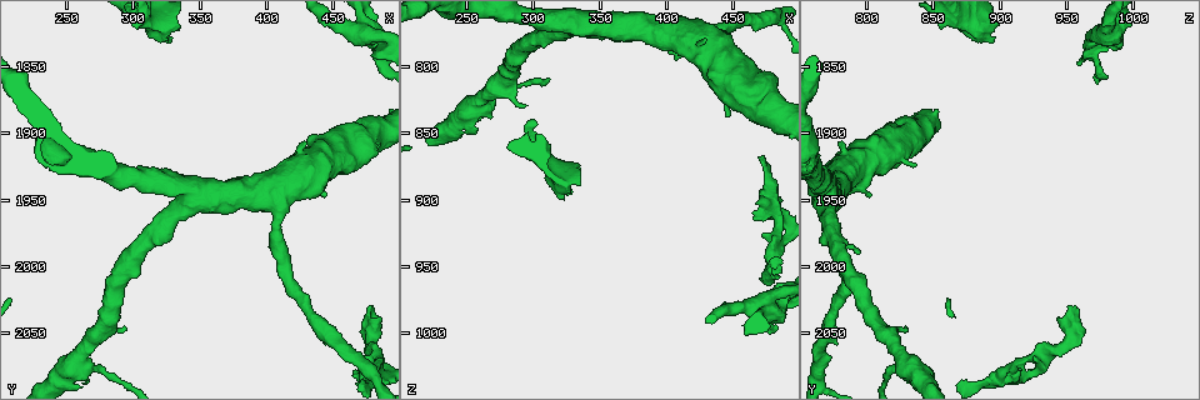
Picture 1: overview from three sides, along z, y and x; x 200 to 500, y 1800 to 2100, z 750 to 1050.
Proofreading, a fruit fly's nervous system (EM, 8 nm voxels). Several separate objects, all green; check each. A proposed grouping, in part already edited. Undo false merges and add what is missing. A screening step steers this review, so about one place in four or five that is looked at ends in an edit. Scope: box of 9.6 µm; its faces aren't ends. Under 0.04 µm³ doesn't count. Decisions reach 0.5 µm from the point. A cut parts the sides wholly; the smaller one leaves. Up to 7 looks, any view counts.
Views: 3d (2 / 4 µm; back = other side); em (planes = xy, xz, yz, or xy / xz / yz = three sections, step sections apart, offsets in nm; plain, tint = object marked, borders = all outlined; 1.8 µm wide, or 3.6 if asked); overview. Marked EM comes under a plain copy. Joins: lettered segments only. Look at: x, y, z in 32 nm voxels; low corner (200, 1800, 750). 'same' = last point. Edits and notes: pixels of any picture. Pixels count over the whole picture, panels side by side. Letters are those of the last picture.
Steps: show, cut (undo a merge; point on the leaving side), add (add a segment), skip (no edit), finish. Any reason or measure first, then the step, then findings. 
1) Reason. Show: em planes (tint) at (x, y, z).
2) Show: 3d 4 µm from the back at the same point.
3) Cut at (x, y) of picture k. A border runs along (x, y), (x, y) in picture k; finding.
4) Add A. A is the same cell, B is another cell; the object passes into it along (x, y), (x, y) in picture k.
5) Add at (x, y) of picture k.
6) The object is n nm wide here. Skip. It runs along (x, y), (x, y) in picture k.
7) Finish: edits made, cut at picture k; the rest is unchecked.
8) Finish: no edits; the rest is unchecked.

An open end. Show: em planes (tint) at (328, 1828, 896).

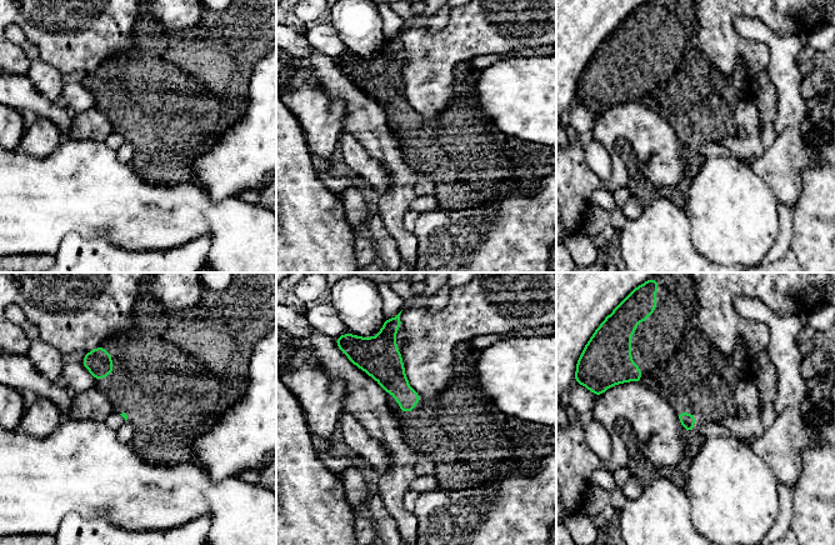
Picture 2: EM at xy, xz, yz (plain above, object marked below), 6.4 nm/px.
What lies round it. Show: em planes (borders) at the same point.

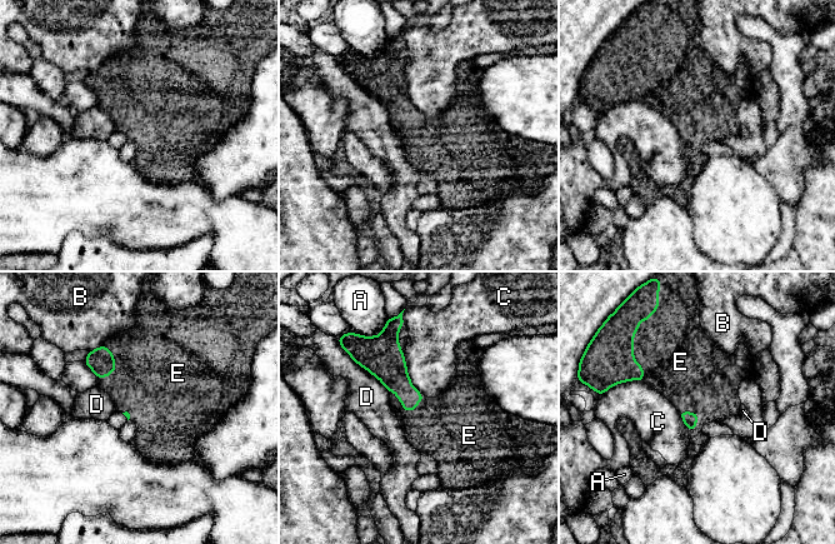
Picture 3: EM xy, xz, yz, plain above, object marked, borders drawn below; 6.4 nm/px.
Add E. E is the same cell, A, B, C and D are other cells; the object passes into it along (394, 375), (405, 412), (441, 425) in picture 3; it goes on there.

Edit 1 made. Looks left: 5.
Four or more arms meet. Show: em 3.6 µm yz step 8 (tint) at (476, 1828, 976).

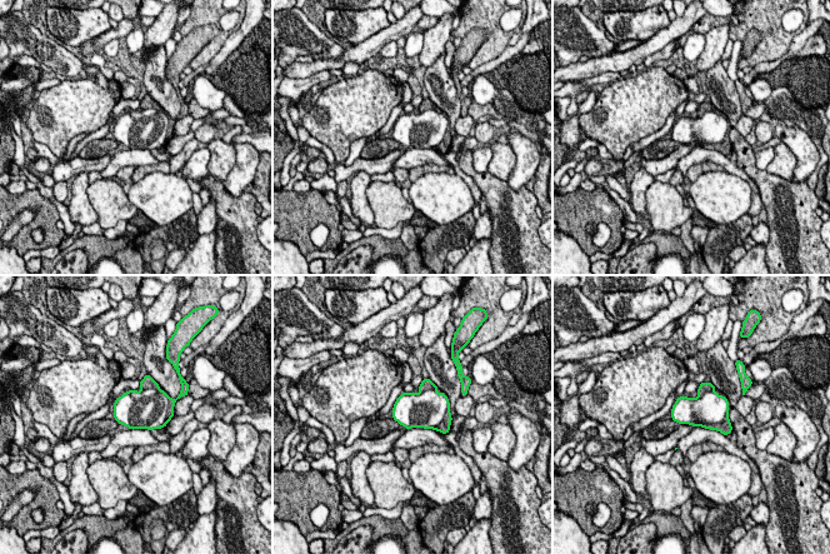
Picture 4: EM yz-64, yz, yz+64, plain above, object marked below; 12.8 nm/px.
Show: em 3.6 µm planes (borders) at the same point.

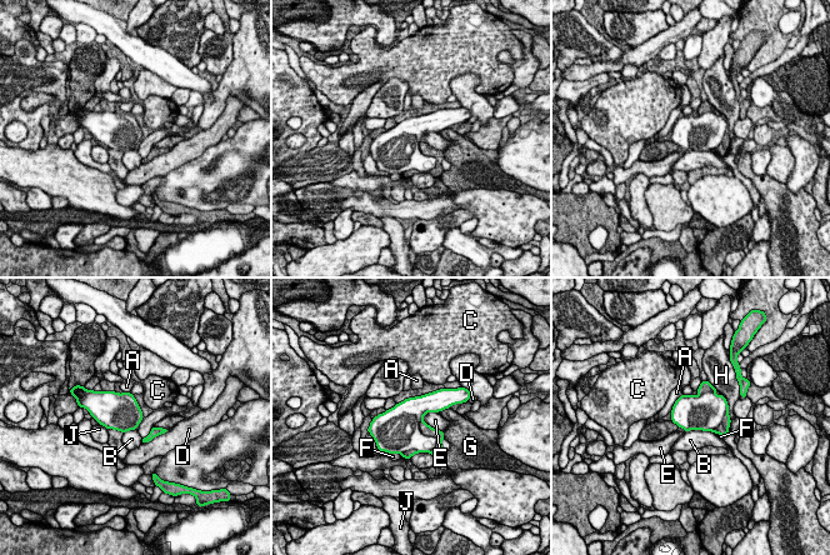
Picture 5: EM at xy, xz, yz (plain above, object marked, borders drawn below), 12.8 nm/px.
Cut at (425, 429) of picture 5. A, B, C, D, E, F, G, H and J are other cells; a border runs along (420, 420), (430, 451) in picture 5; a second cell is stuck on.

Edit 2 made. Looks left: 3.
Show: overview.

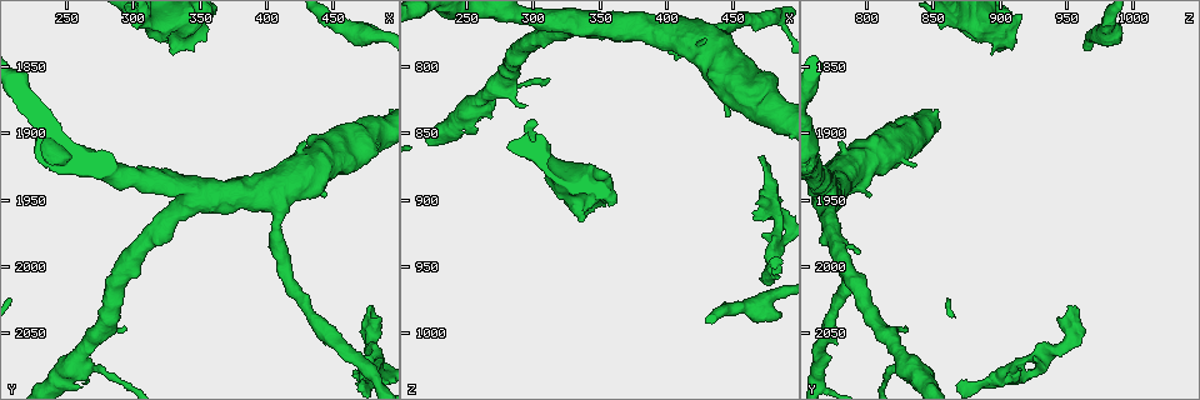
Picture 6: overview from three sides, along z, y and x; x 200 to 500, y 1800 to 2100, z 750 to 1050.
An open end. Show: em planes (tint) at (484, 2036, 944).

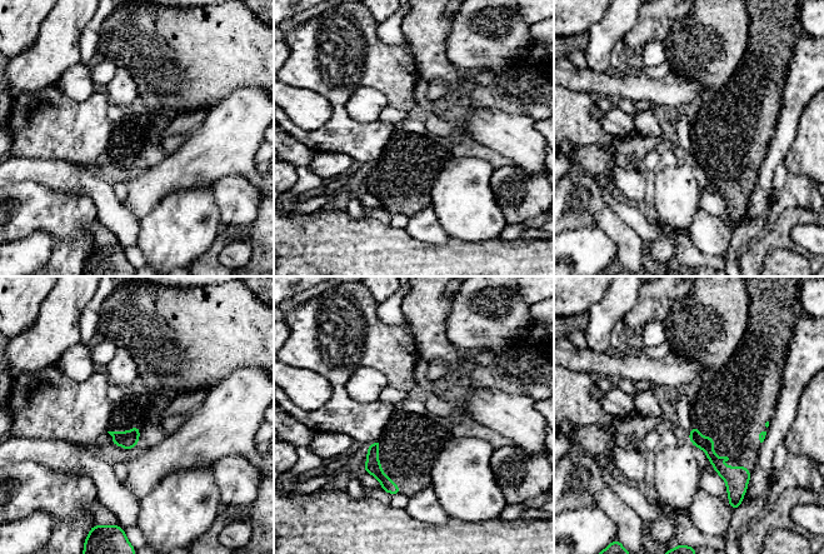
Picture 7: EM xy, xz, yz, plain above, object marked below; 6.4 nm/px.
What lies round it. Show: em planes (borders) at the same point.

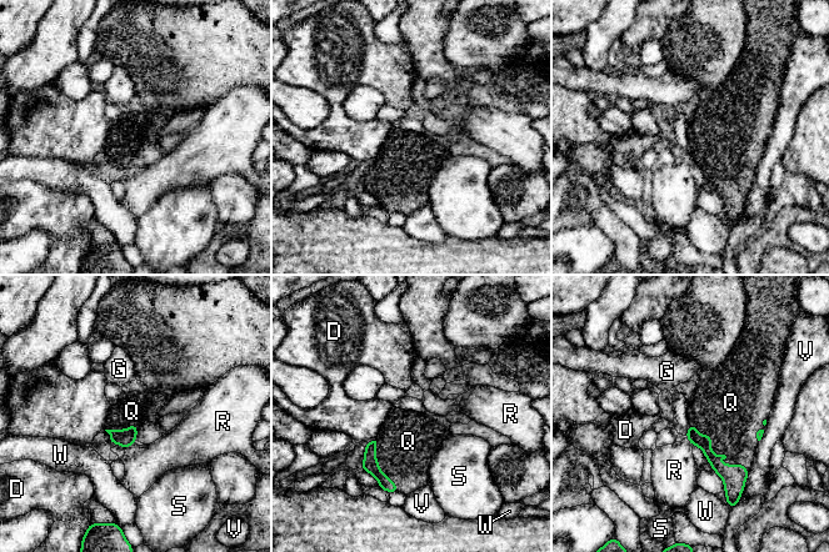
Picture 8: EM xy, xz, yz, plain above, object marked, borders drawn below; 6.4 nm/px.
Add Q. Q is the same cell, D, G, R, S, V and W are other cells; the object passes into it along (734, 476), (718, 455), (732, 418) in picture 8; it goes on there.

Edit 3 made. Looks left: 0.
Finish: edits made, add at picture 3, cut at picture 5, add at picture 8; the rest is unchecked.

